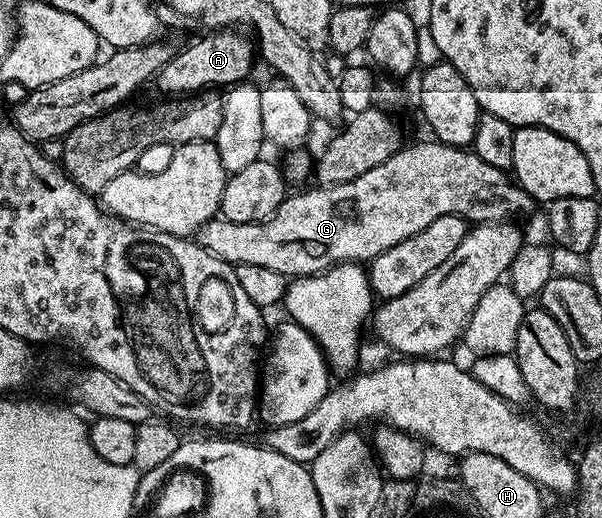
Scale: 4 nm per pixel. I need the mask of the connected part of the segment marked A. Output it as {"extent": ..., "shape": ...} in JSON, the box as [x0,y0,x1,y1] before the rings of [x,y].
{"extent":[153,28,257,96],"shape":[[[219,28],[207,32],[204,38],[191,42],[187,47],[176,49],[175,55],[161,68],[161,72],[153,79],[153,86],[160,90],[163,96],[194,96],[208,88],[230,88],[242,83],[243,78],[251,70],[251,61],[256,61],[257,50],[252,39],[246,38],[246,33],[235,28]]]}

